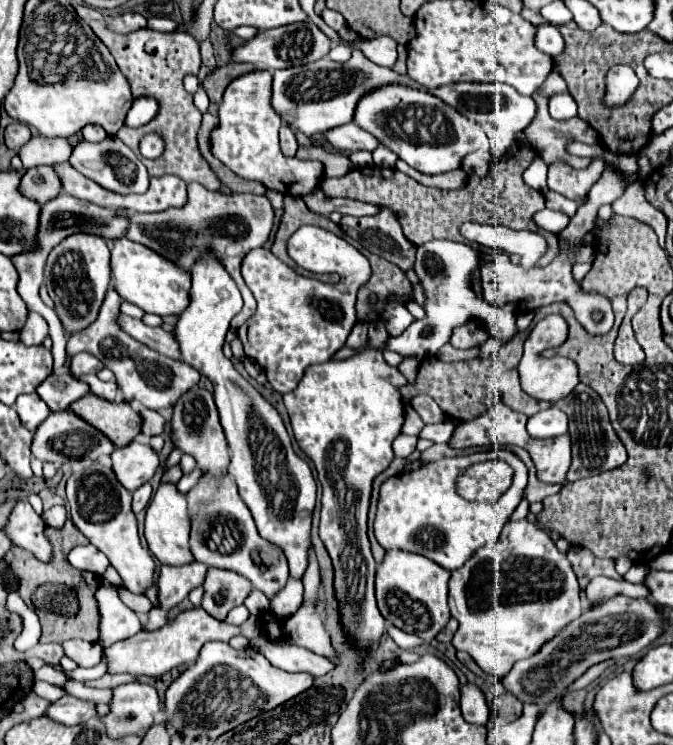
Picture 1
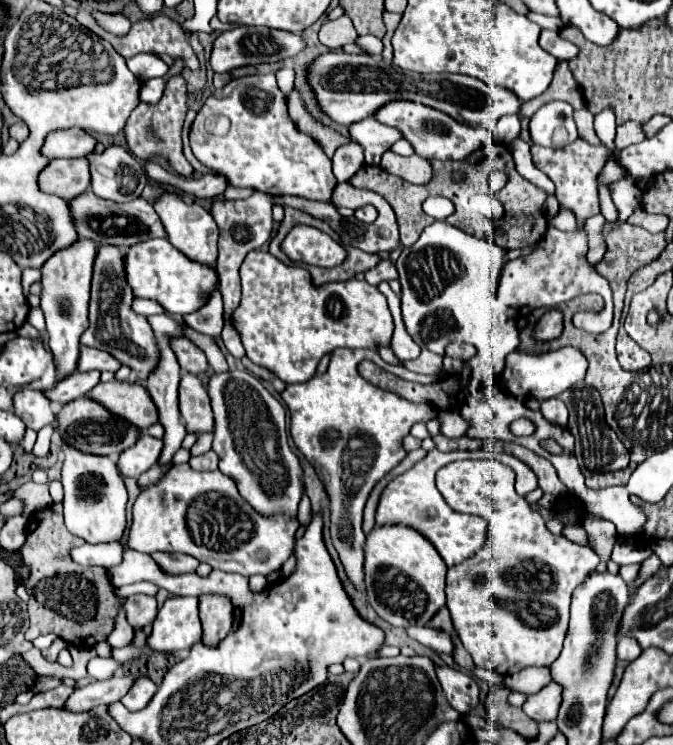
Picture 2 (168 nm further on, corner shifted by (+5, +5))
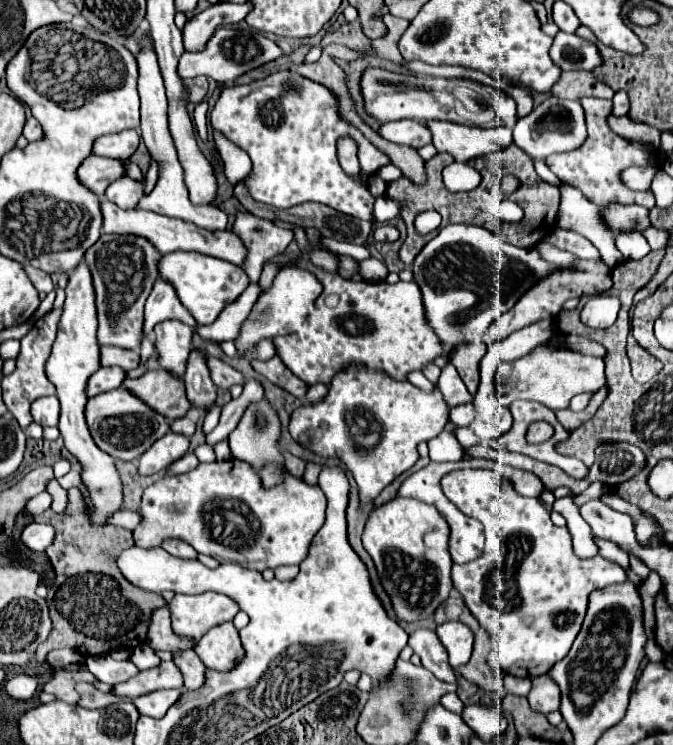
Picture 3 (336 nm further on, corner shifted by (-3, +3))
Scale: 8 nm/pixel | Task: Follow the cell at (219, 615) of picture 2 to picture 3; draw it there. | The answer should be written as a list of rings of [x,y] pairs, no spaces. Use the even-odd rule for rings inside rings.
[[[233,622],[211,628],[197,642],[195,652],[205,664],[205,668],[217,670],[217,672],[227,672],[235,668],[245,656],[245,650],[239,640],[239,632],[235,630]]]

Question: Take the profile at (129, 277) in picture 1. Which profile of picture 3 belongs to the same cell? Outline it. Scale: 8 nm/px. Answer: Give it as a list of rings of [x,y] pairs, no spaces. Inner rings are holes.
[[[199,252],[165,254],[159,262],[159,274],[163,280],[171,280],[171,284],[175,284],[181,304],[193,314],[193,318],[199,324],[213,324],[221,314],[221,310],[227,304],[235,302],[249,286],[249,276],[245,274],[243,268]],[[239,278],[241,278],[241,284],[239,284]]]

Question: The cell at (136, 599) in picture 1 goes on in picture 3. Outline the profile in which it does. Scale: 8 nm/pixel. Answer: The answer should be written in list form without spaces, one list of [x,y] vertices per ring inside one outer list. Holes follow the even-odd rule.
[[[167,606],[155,610],[155,616],[151,618],[149,644],[153,650],[167,650],[167,652],[183,652],[183,650],[195,648],[193,638],[181,638],[173,632],[171,614],[169,614]]]

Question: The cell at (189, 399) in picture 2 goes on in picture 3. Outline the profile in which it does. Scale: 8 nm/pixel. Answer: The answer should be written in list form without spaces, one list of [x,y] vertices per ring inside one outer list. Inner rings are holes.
[[[199,348],[191,350],[191,356],[187,360],[187,372],[183,374],[187,398],[191,400],[191,406],[197,408],[211,408],[215,404],[217,388],[211,380],[207,356]]]

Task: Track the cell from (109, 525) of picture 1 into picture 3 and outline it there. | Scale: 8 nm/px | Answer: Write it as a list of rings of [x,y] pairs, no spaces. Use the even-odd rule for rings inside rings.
[[[81,262],[69,278],[69,284],[65,288],[67,300],[63,306],[63,316],[59,322],[57,340],[53,344],[53,352],[45,364],[47,378],[55,384],[57,396],[61,402],[61,418],[59,418],[59,430],[65,440],[65,448],[81,462],[83,466],[83,482],[91,496],[91,506],[95,508],[93,520],[95,524],[105,524],[105,518],[121,508],[123,496],[121,496],[121,480],[113,466],[113,458],[99,450],[93,442],[87,422],[85,422],[85,404],[87,404],[87,380],[91,374],[95,374],[101,368],[99,362],[99,342],[97,342],[97,310],[95,310],[95,290],[91,282],[91,274],[85,262]]]

